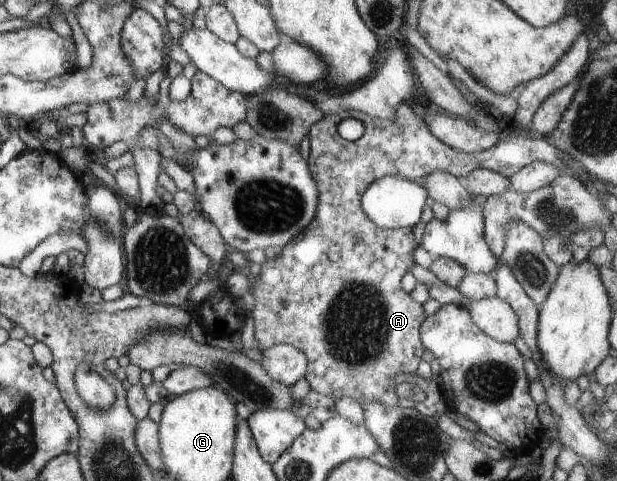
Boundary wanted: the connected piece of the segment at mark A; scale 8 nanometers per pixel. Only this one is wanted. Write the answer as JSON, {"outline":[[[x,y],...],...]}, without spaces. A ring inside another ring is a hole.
{"outline":[[[410,102],[398,104],[396,116],[390,120],[370,118],[354,110],[338,114],[324,115],[308,132],[310,136],[310,174],[318,184],[318,210],[316,216],[302,234],[290,240],[282,252],[274,259],[267,259],[262,270],[250,285],[250,293],[256,300],[256,307],[249,312],[254,320],[254,336],[258,346],[265,349],[286,344],[302,350],[308,358],[305,380],[311,391],[333,395],[337,399],[348,396],[360,403],[362,409],[368,402],[380,402],[386,408],[399,406],[394,376],[396,374],[416,374],[423,360],[425,347],[420,334],[422,322],[427,318],[422,305],[404,292],[401,281],[416,264],[414,251],[418,244],[414,241],[413,228],[384,229],[372,223],[361,206],[362,194],[384,176],[416,178],[428,176],[434,170],[444,170],[456,177],[466,177],[476,168],[486,168],[511,178],[518,170],[532,162],[554,164],[563,174],[571,174],[562,162],[558,150],[548,142],[548,137],[526,138],[520,134],[500,140],[498,144],[476,154],[465,154],[443,144],[428,130],[420,113]],[[344,118],[362,122],[364,134],[356,141],[344,140],[338,135],[337,127]]]}

